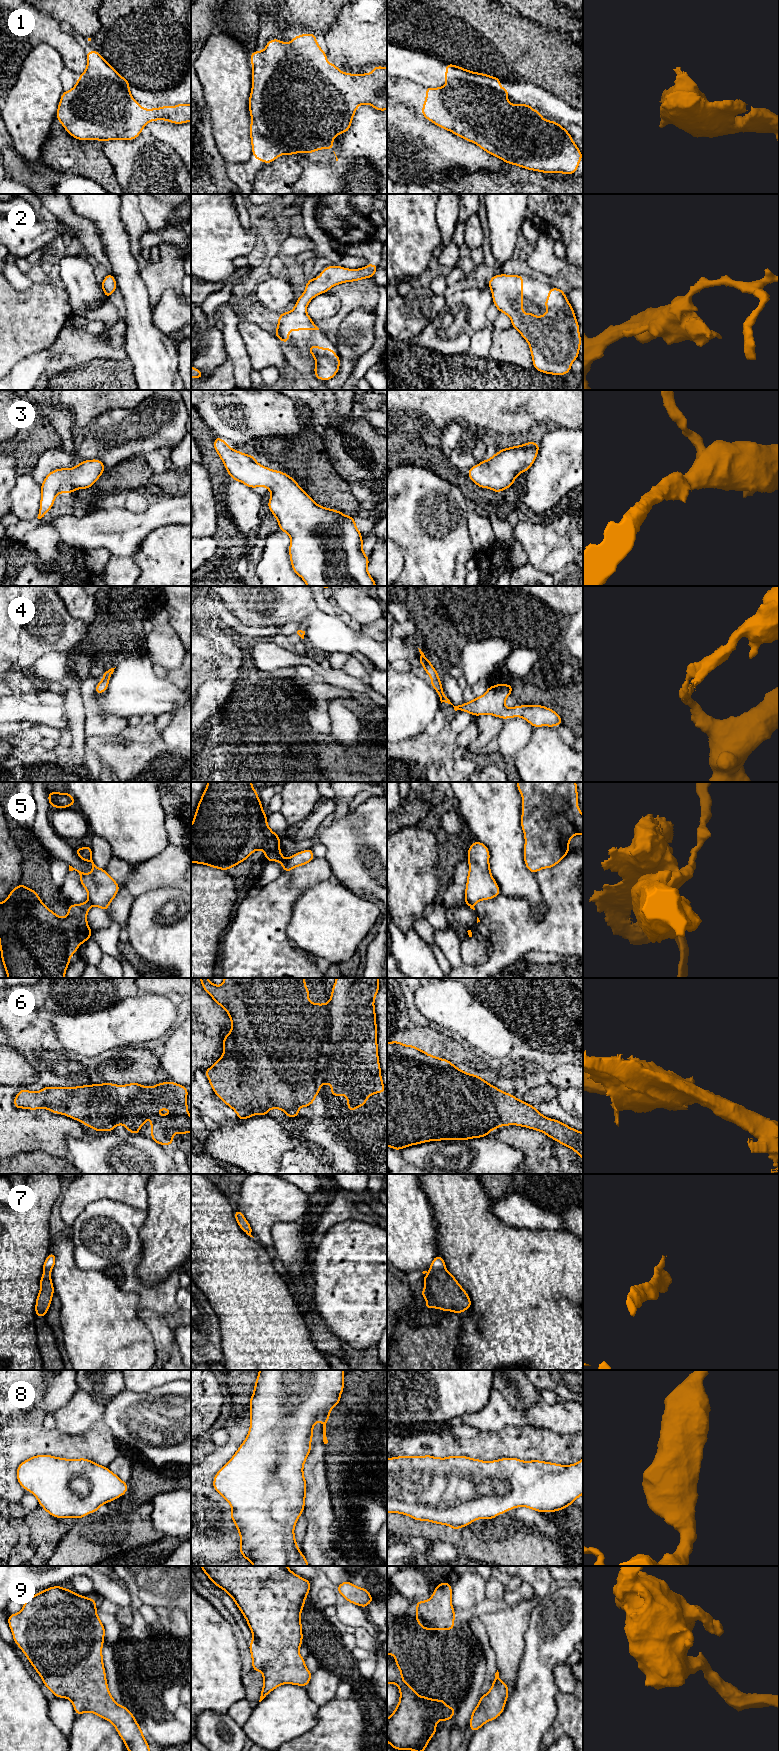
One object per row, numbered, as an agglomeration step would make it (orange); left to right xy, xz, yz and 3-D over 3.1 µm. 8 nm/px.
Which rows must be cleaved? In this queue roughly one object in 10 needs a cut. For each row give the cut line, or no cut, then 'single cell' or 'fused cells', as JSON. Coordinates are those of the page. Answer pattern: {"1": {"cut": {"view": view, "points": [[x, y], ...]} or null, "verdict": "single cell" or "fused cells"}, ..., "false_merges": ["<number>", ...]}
{"1": {"cut": null, "verdict": "single cell"}, "2": {"cut": null, "verdict": "single cell"}, "3": {"cut": null, "verdict": "single cell"}, "4": {"cut": null, "verdict": "single cell"}, "5": {"cut": {"view": "xz", "points": [[286, 860], [286, 865], [283, 869]]}, "verdict": "fused cells"}, "6": {"cut": null, "verdict": "single cell"}, "7": {"cut": null, "verdict": "single cell"}, "8": {"cut": null, "verdict": "single cell"}, "9": {"cut": null, "verdict": "single cell"}, "false_merges": ["5"]}

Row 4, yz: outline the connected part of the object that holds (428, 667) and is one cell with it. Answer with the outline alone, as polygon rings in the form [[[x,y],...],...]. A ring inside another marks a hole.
[[[419,649],[419,652],[421,654],[420,663],[427,675],[432,678],[430,685],[437,691],[441,703],[445,702],[451,704],[455,711],[464,711],[471,713],[473,716],[491,714],[504,720],[507,718],[521,717],[529,722],[534,728],[540,726],[549,726],[552,728],[557,725],[563,725],[561,717],[555,711],[542,705],[535,704],[530,706],[521,703],[521,709],[517,704],[513,708],[507,709],[505,707],[505,701],[506,698],[512,694],[513,690],[513,686],[510,683],[508,685],[498,683],[495,686],[489,686],[483,696],[477,697],[463,705],[454,706],[443,693],[443,686],[434,666],[430,663],[421,649]]]

